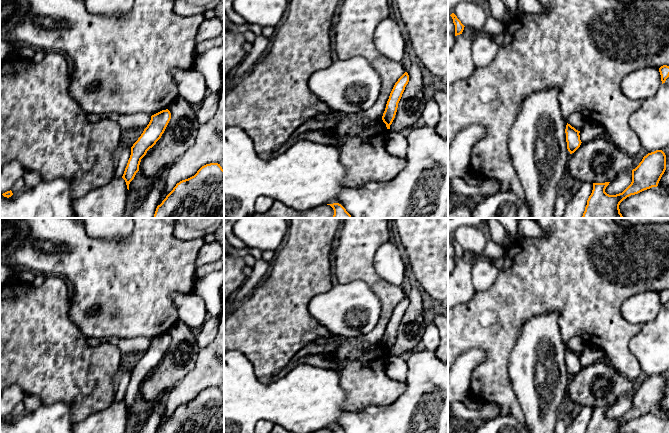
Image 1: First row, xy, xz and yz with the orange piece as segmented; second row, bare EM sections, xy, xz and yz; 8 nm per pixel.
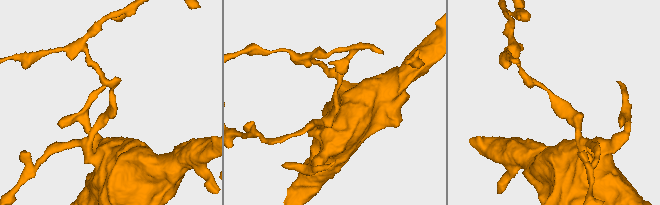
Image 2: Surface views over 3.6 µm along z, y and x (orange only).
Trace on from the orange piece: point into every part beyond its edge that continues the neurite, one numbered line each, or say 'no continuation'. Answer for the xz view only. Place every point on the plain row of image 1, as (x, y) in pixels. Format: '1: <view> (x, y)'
no continuation

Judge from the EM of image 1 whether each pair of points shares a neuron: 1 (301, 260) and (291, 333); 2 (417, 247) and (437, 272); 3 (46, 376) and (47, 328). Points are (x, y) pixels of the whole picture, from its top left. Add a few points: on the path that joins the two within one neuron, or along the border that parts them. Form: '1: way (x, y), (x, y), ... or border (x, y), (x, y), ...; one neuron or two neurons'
1: way (294, 278), (291, 282), (291, 315); one neuron
2: way (423, 253), (436, 266); one neuron
3: way (46, 364), (46, 340); one neuron

